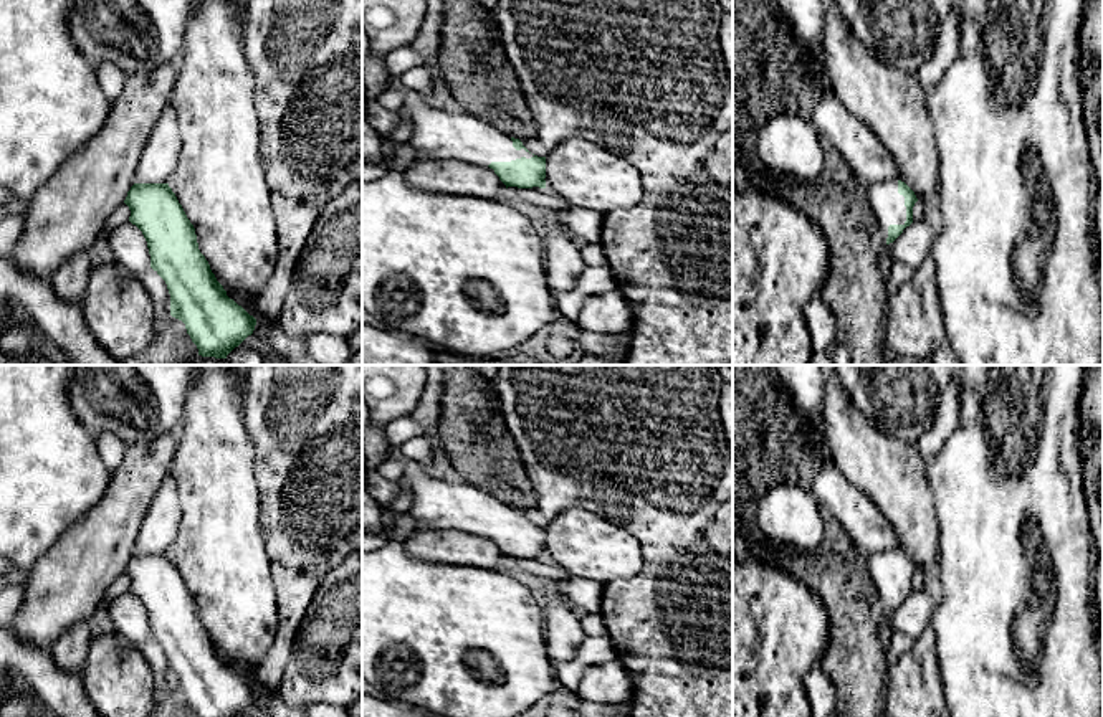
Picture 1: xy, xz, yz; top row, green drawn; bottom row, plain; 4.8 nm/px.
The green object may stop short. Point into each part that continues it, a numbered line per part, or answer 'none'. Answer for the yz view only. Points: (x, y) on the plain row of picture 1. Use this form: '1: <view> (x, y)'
1: yz (888, 575)

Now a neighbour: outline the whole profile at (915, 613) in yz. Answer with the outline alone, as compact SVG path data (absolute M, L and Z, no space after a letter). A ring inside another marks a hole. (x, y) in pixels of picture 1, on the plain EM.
M913 591L886 620L893 631L900 631L916 639L928 626L931 626L938 600L928 591Z

